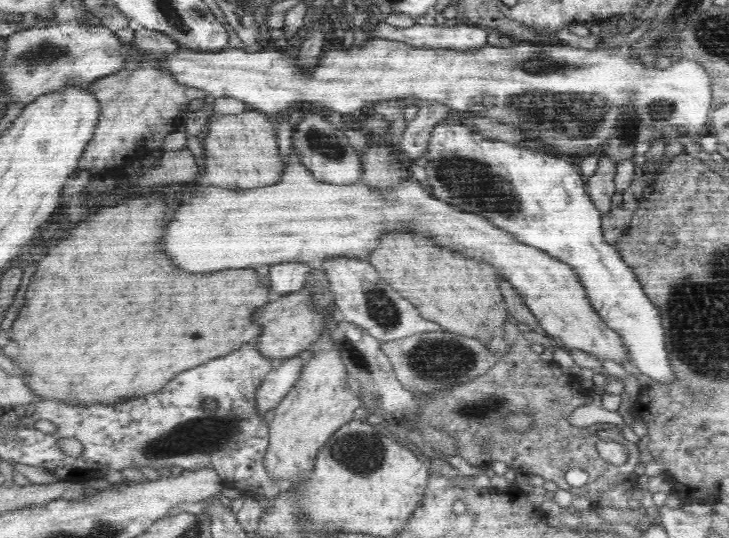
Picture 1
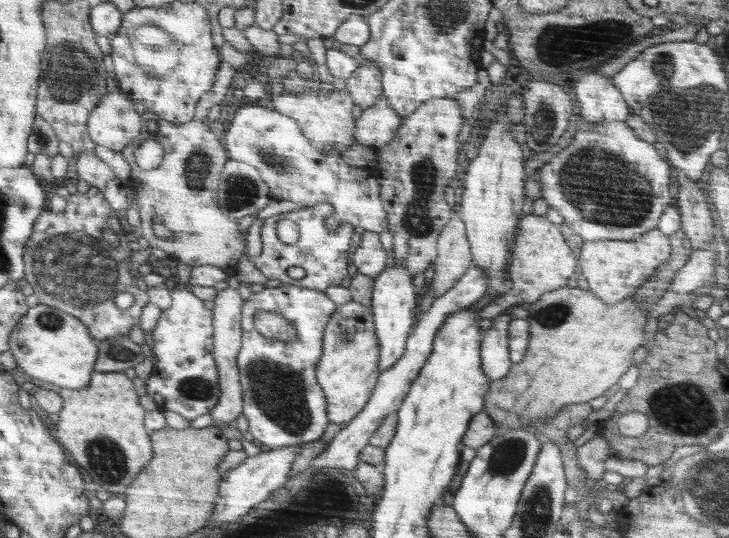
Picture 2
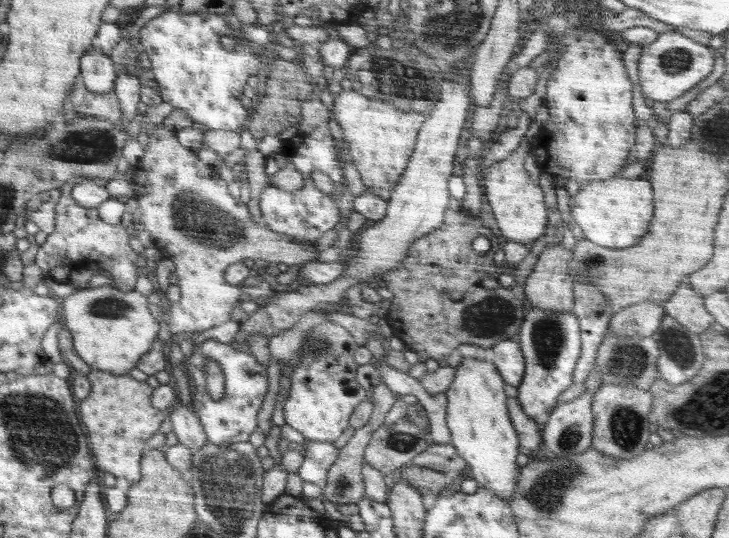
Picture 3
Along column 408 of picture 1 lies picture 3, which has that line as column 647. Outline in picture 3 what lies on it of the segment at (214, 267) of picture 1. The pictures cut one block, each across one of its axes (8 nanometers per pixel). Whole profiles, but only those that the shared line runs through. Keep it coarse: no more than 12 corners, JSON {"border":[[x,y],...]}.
{"border":[[648,180],[590,182],[571,203],[585,240],[627,249],[654,210]]}

